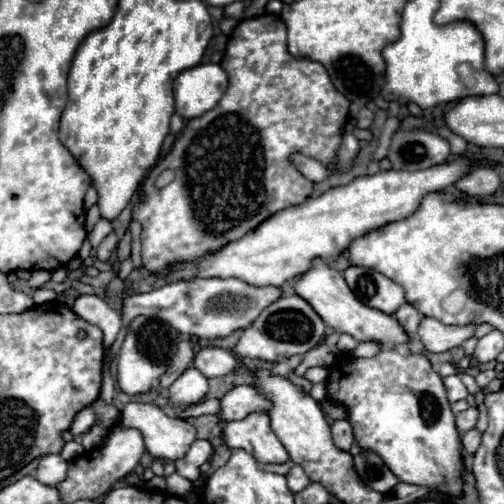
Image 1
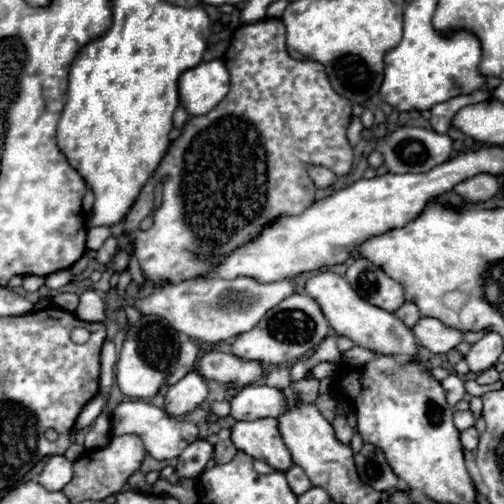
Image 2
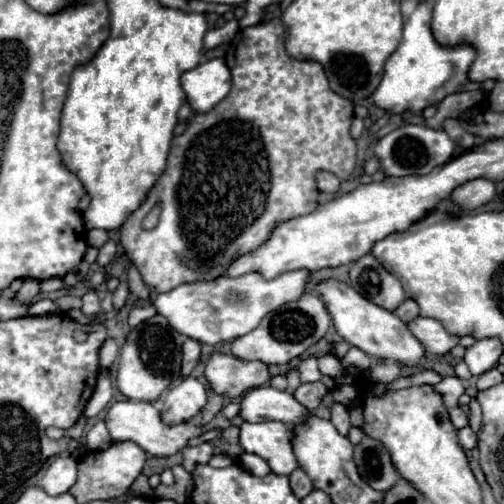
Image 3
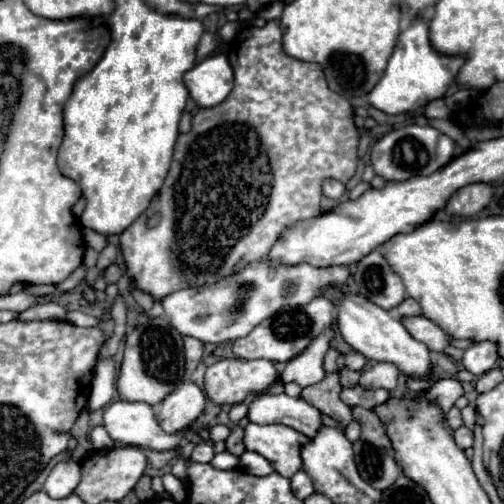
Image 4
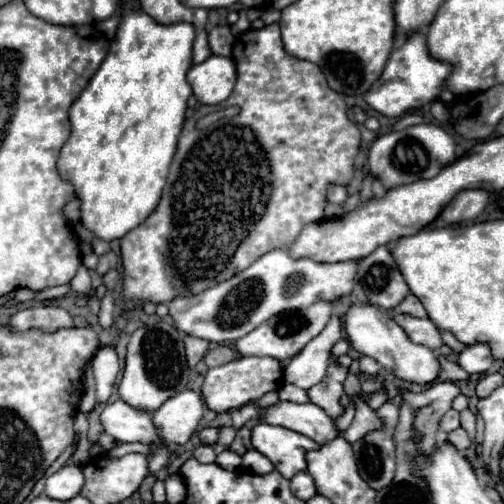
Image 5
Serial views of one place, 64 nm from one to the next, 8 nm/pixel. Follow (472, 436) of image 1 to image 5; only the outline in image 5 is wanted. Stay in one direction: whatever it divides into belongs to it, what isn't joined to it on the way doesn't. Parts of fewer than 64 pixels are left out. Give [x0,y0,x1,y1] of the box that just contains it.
[446,428,470,452]

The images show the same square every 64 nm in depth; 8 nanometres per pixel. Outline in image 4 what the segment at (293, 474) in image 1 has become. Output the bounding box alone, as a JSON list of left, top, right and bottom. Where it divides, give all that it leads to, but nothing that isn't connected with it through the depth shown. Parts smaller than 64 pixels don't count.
[290,470,314,500]

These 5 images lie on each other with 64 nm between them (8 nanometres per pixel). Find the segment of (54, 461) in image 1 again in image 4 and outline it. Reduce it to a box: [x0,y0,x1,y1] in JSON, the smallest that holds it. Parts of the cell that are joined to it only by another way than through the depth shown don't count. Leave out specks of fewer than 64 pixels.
[44,460,82,498]

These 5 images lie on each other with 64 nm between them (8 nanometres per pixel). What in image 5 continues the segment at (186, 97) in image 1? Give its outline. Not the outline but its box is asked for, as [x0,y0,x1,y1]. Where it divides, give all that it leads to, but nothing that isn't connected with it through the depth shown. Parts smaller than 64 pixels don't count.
[188,56,236,104]

